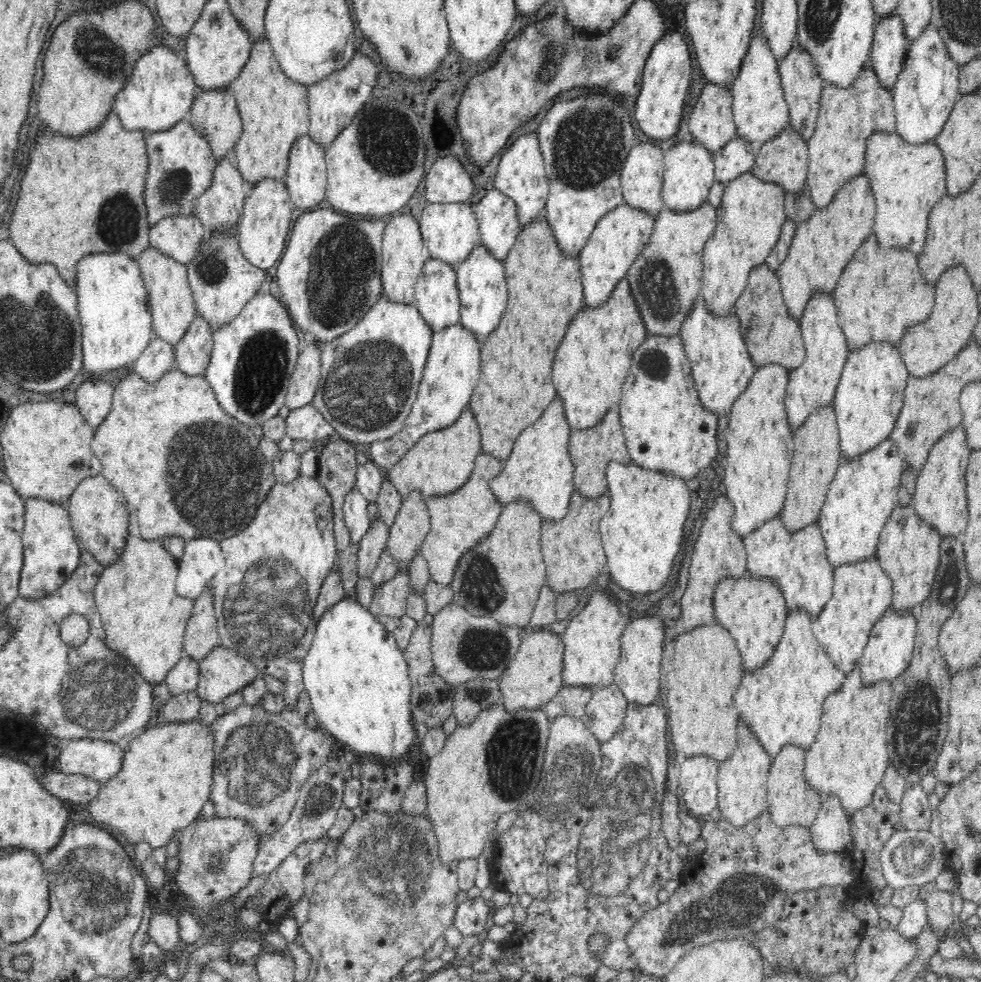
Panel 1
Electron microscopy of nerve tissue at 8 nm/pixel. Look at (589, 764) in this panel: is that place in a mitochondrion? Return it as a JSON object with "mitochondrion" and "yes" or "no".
{"mitochondrion":"yes"}

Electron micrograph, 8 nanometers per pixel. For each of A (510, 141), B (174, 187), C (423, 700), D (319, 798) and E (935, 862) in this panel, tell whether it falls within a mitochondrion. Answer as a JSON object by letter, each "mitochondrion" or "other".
{"A":"other","B":"mitochondrion","C":"other","D":"mitochondrion","E":"mitochondrion"}

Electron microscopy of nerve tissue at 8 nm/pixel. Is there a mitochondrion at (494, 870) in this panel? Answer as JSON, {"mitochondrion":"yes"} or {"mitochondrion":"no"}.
{"mitochondrion":"no"}

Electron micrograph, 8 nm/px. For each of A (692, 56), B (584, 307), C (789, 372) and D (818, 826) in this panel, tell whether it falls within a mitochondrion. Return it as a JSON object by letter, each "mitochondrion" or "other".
{"A":"other","B":"other","C":"other","D":"other"}

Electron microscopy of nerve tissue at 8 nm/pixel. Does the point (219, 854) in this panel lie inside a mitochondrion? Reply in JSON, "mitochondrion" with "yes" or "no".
{"mitochondrion":"yes"}

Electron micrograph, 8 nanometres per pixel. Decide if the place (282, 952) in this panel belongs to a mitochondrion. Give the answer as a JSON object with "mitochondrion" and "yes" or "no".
{"mitochondrion":"no"}

